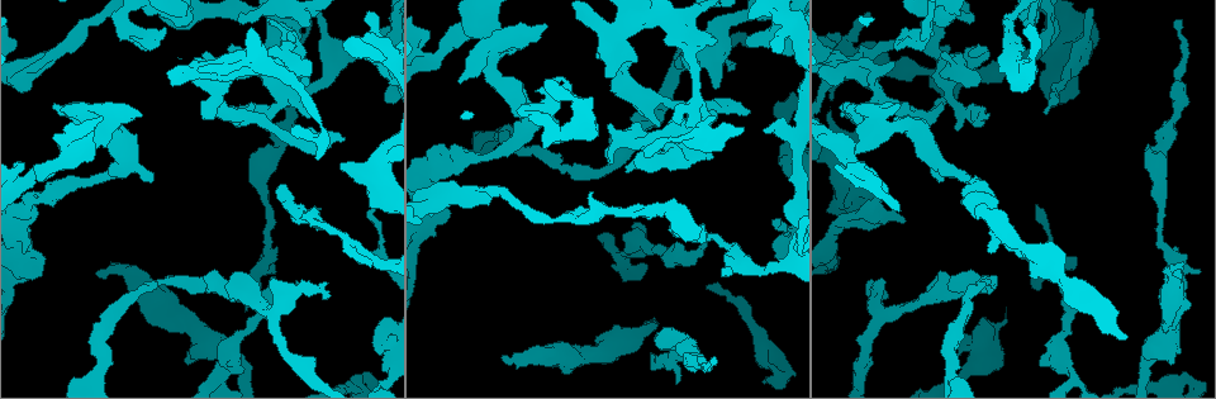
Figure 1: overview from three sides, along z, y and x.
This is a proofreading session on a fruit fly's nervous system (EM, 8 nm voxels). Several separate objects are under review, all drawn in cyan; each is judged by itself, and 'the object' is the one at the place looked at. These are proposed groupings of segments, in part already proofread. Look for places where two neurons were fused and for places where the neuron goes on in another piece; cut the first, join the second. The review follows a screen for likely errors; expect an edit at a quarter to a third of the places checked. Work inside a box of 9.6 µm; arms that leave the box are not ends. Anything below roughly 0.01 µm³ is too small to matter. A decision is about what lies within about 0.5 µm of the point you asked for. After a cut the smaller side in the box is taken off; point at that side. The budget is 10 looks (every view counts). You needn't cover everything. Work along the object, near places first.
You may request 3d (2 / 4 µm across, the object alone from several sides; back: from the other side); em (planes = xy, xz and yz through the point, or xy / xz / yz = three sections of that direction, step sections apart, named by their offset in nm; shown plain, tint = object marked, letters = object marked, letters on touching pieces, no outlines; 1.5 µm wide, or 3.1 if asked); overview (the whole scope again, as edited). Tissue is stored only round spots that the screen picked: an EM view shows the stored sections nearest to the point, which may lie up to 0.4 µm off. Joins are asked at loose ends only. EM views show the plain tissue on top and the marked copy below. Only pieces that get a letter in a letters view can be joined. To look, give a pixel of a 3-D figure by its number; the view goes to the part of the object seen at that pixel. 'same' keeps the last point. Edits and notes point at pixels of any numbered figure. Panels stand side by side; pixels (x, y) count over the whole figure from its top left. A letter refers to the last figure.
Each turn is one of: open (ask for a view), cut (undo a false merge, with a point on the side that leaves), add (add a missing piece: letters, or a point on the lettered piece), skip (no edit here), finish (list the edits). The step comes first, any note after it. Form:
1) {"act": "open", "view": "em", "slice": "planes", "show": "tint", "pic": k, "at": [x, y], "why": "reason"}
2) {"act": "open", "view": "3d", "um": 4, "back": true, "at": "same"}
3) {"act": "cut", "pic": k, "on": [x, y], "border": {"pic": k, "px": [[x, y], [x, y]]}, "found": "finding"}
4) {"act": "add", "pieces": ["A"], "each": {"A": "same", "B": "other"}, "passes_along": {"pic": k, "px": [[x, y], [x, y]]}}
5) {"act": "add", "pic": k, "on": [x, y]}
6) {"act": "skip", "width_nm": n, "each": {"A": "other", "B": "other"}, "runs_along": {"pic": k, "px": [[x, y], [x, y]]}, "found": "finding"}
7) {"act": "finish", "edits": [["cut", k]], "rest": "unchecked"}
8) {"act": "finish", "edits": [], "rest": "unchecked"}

{"act": "open", "view": "em", "slice": "yz", "step": 8, "show": "tint", "pic": 1, "at": [244, 310], "why": "an open end"}

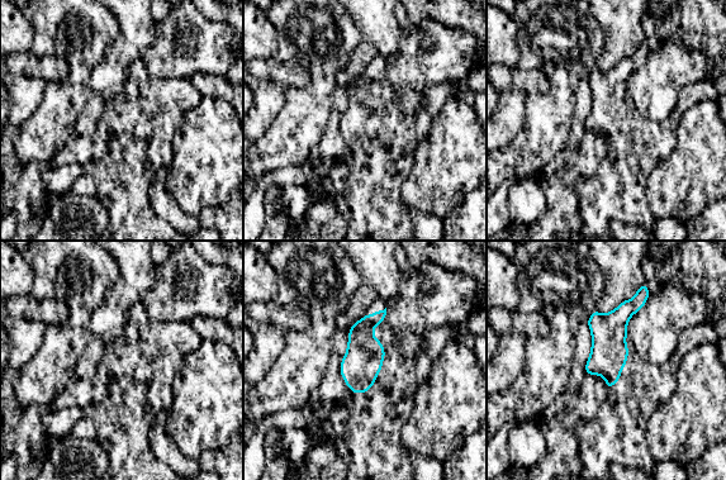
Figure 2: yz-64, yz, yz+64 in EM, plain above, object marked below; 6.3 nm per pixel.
{"act": "open", "view": "em", "slice": "planes", "show": "letters", "at": "same"}

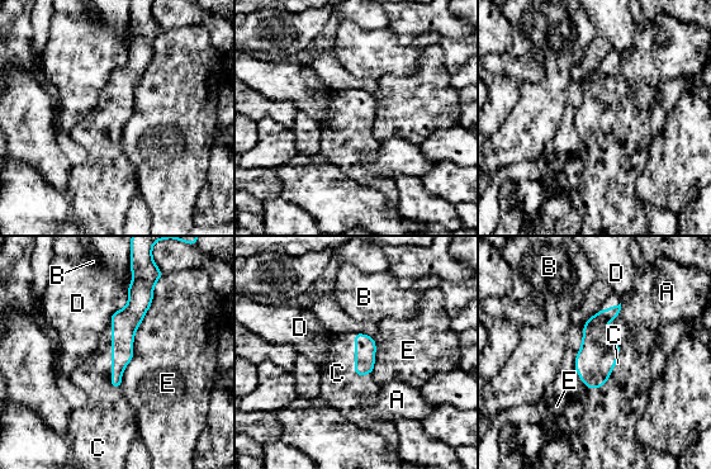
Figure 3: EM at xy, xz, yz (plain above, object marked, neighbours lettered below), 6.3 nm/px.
{"act": "add", "pieces": ["C"], "each": {"A": "other", "B": "other", "C": "same", "D": "other", "E": "other"}, "found": "it goes on there"}

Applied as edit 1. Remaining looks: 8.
{"act": "open", "view": "overview", "why": "see it whole again"}

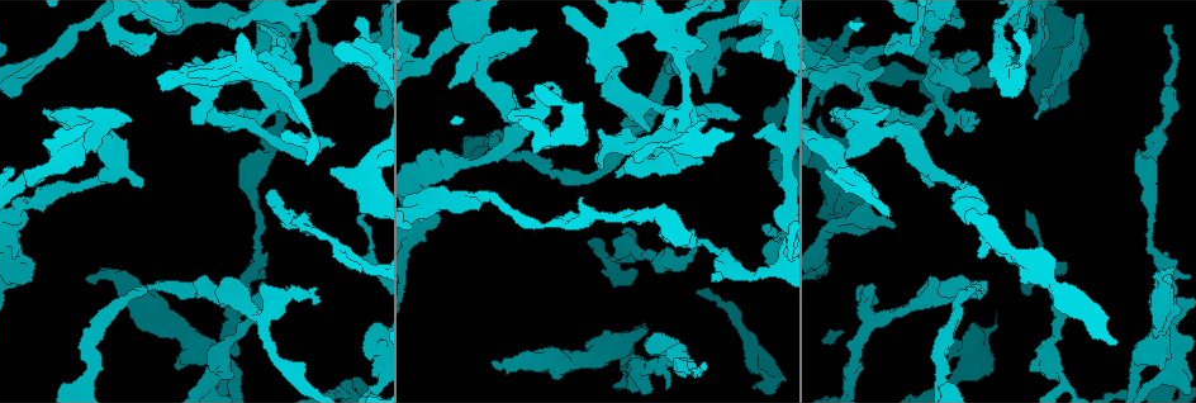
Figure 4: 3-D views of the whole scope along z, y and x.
{"act": "open", "view": "3d", "um": 4, "pic": 4, "at": [694, 250], "why": "branch stops here"}

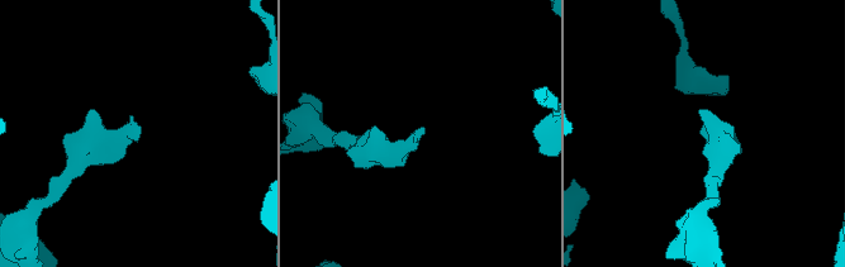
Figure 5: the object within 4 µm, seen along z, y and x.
{"act": "open", "view": "em", "slice": "planes", "show": "letters", "pic": 5, "at": [138, 139]}

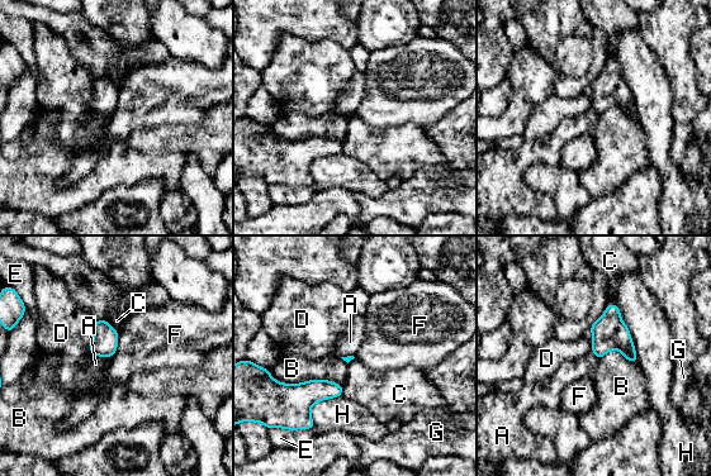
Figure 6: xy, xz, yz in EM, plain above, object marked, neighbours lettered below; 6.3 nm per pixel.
{"act": "skip", "each": {"A": "other", "B": "other", "C": "other", "D": "other", "E": "other", "F": "other", "G": "other", "H": "other"}, "border": {"pic": 6, "px": [[119, 333], [117, 351], [112, 357]]}, "found": "no lettered piece goes on from it"}

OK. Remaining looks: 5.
{"act": "open", "view": "3d", "um": 4, "pic": 4, "at": [555, 171], "why": "narrows sharply"}

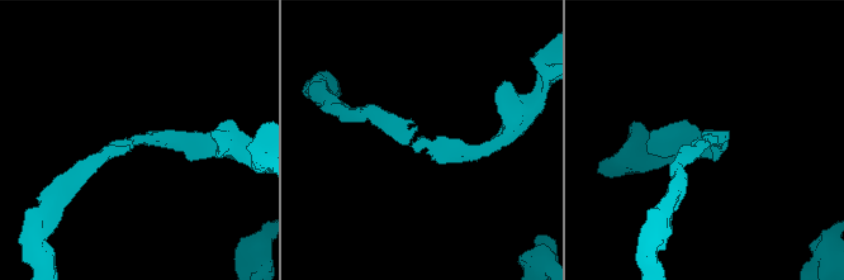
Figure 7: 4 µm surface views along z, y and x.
{"act": "open", "view": "em", "slice": "yz", "step": 4, "show": "tint", "pic": 7, "at": [417, 141], "arm_widths_nm": [200, 220]}

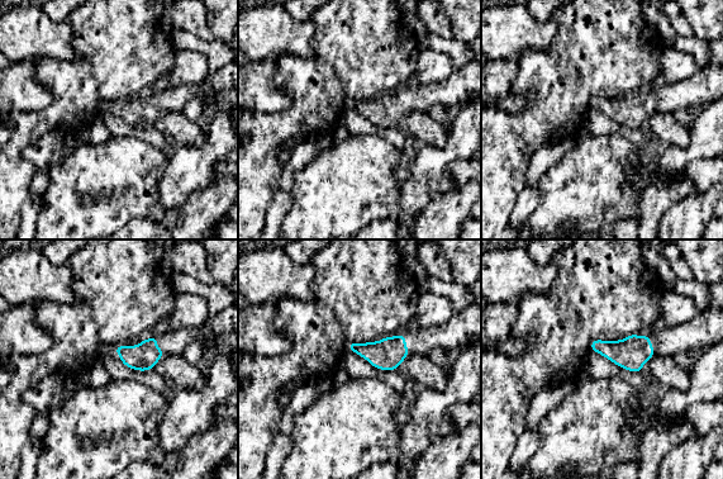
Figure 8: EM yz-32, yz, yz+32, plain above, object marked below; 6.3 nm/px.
{"act": "open", "view": "em", "slice": "planes", "show": "letters", "at": "same", "why": "cut it another way"}

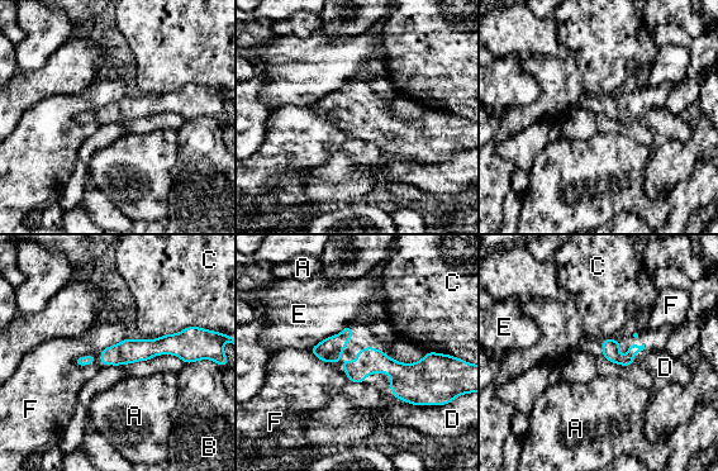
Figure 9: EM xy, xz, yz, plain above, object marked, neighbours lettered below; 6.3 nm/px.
{"act": "skip", "width_nm": 160, "each": {"A": "other", "B": "other", "C": "other", "D": "other", "E": "other", "F": "other"}, "border": {"pic": 9, "px": [[94, 353], [79, 356], [74, 361]]}, "found": "continuous, no second neuron"}

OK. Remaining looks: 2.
{"act": "open", "view": "em", "slice": "planes", "show": "letters", "pic": 4, "at": [887, 110], "why": "free end"}

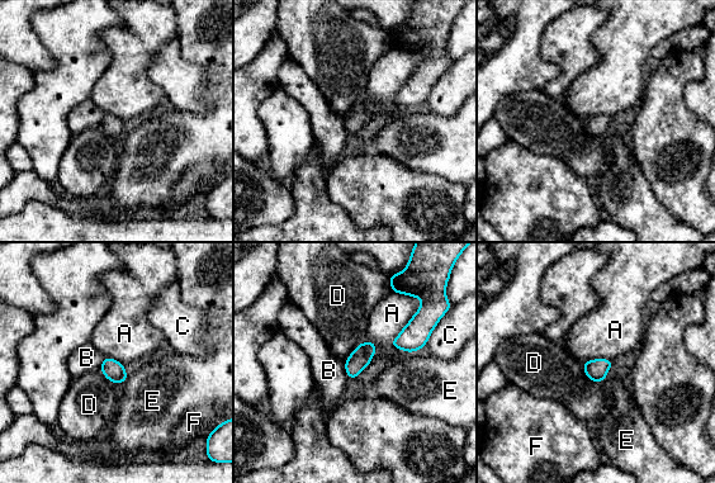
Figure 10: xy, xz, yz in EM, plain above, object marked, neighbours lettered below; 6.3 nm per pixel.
{"act": "skip", "each": {"A": "other", "B": "other", "C": "other", "D": "other", "E": "other", "F": "other"}, "border": {"pic": 10, "px": [[420, 304], [393, 340], [392, 347]]}, "found": "none of them fits"}

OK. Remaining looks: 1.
{"act": "finish", "edits": [["add", 3]], "rest": "unchecked"}

